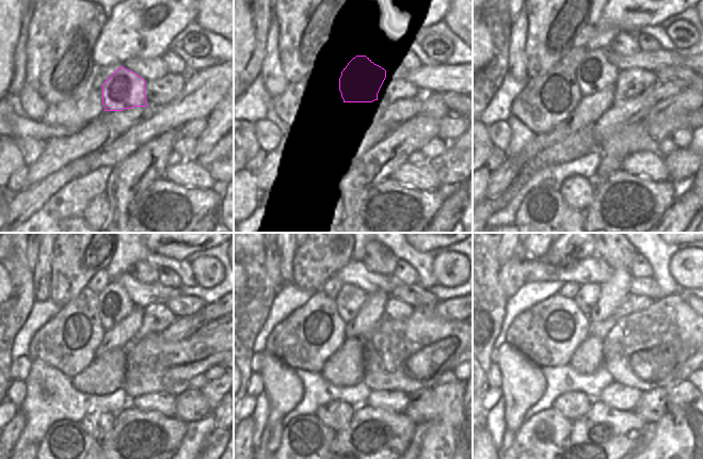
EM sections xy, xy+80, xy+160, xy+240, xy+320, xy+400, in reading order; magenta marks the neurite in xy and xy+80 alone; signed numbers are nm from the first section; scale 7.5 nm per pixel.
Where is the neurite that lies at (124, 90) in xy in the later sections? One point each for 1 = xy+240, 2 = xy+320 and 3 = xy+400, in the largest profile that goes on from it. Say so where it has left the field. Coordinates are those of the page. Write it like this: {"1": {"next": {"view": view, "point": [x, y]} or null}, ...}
{"1": {"next": {"view": "xy+240", "point": [114, 304]}}, "2": {"next": {"view": "xy+320", "point": [350, 298]}}, "3": {"next": {"view": "xy+400", "point": [588, 295]}}}

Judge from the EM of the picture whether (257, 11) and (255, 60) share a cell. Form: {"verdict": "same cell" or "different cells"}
{"verdict": "same cell"}

